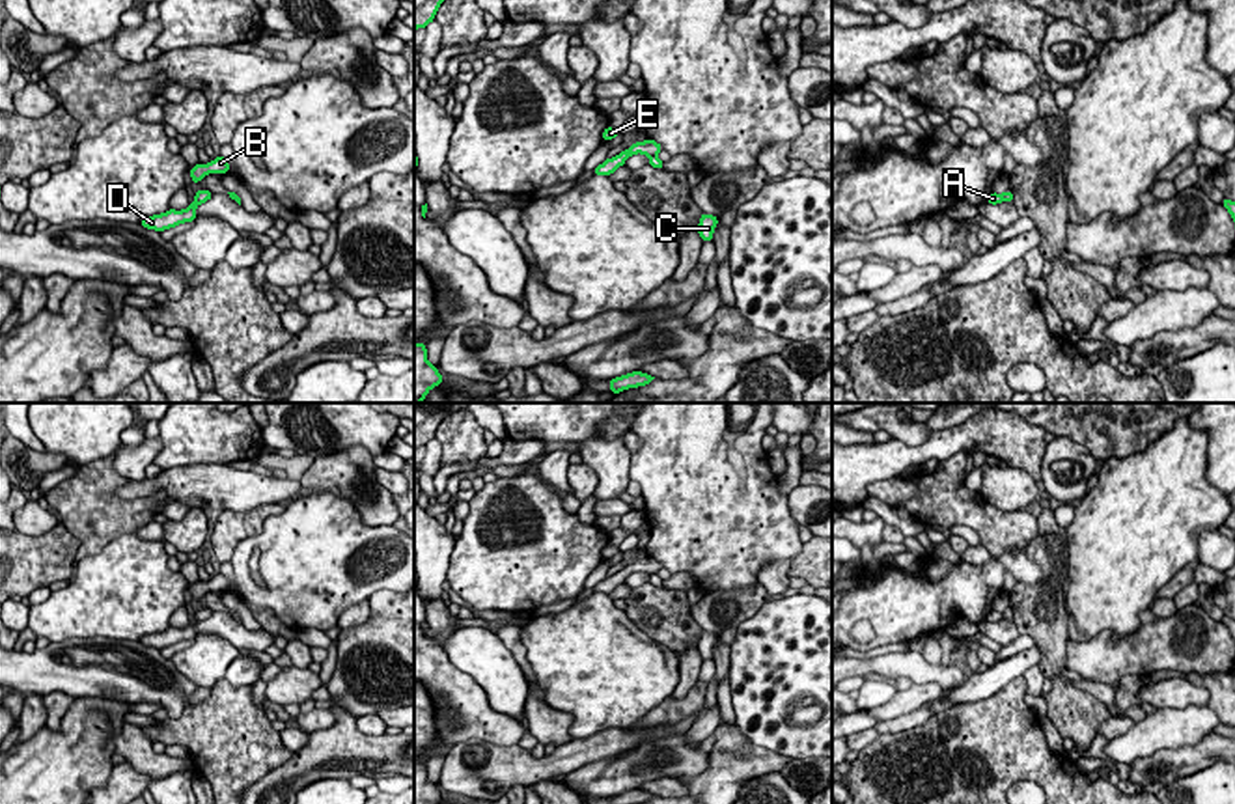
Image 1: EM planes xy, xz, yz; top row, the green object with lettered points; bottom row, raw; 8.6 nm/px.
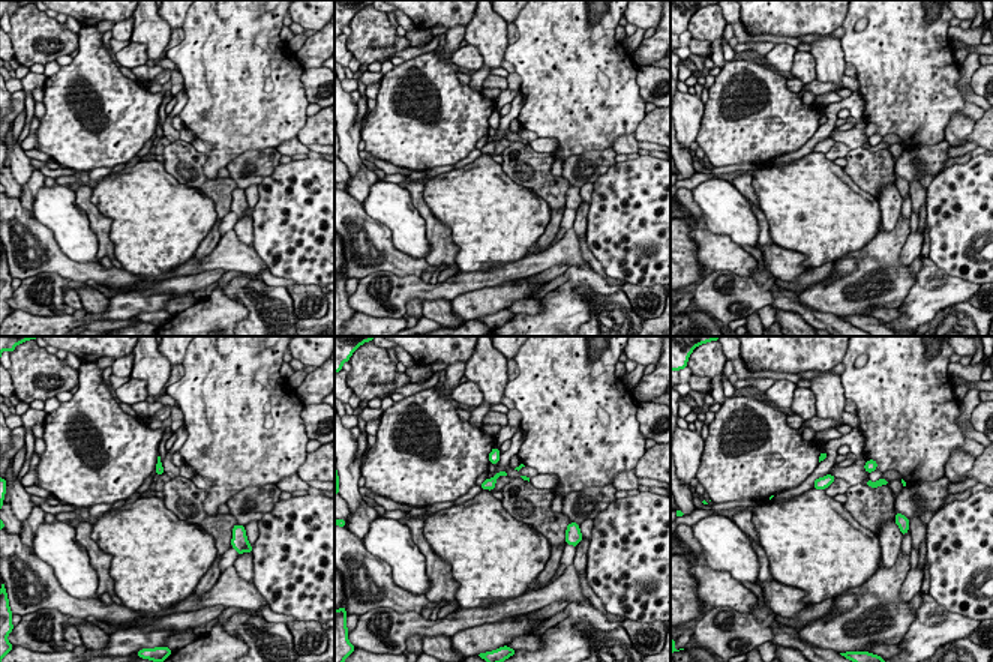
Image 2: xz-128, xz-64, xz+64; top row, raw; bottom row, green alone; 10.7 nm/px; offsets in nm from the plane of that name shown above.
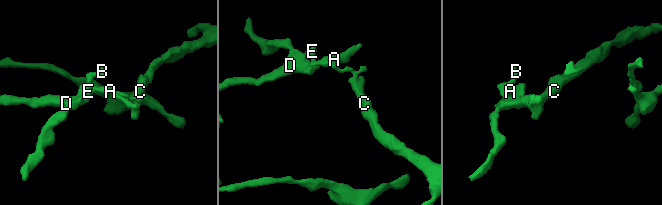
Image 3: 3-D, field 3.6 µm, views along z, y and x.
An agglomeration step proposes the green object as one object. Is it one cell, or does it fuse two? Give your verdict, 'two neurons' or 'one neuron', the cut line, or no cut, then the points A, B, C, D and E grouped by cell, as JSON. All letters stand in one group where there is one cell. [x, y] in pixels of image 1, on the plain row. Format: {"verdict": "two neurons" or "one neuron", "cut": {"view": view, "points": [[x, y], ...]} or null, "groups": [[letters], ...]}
{"verdict": "two neurons", "cut": {"view": "xz", "points": [[655, 571], [650, 575]]}, "groups": [["A", "B", "D", "E"], ["C"]]}

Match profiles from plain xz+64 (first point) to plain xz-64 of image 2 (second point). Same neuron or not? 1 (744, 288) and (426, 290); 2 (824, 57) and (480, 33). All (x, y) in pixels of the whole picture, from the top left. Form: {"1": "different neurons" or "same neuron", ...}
{"1": "same neuron", "2": "same neuron"}

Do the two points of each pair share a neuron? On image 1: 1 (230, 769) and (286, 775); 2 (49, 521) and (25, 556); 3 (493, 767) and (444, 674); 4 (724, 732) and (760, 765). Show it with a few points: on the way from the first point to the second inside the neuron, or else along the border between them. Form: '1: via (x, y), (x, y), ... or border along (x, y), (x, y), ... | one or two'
1: border along (293, 752), (250, 784) | two
2: border along (58, 523), (41, 534), (19, 532) | two
3: border along (517, 743), (491, 745), (465, 739), (450, 748) | two
4: via (734, 741), (750, 758) | one

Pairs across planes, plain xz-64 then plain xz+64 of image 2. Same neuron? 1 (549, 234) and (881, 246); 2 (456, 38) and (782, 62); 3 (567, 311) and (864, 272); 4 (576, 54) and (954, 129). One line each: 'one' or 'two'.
1: two
2: one
3: two
4: two

